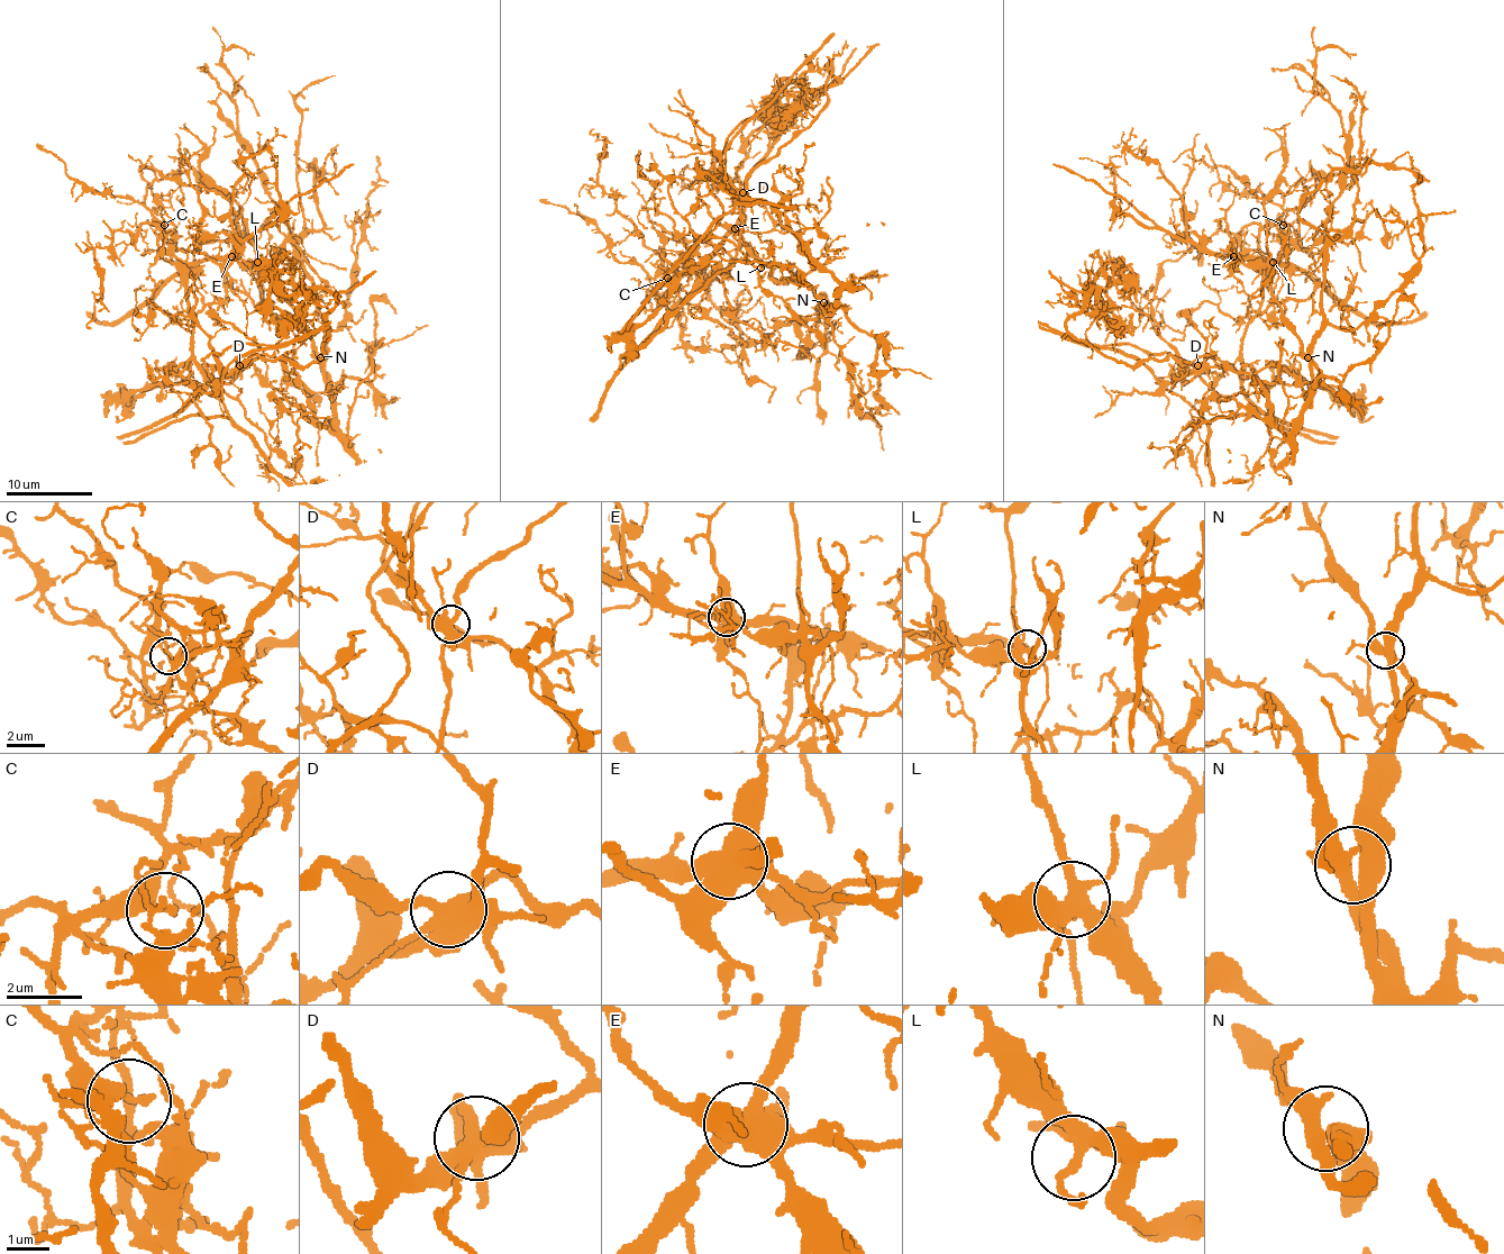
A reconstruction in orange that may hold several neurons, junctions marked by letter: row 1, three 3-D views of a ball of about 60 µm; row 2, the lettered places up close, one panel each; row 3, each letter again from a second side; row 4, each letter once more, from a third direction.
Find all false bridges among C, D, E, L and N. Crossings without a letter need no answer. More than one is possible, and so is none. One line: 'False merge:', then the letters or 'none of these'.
False merge: C, D, E

